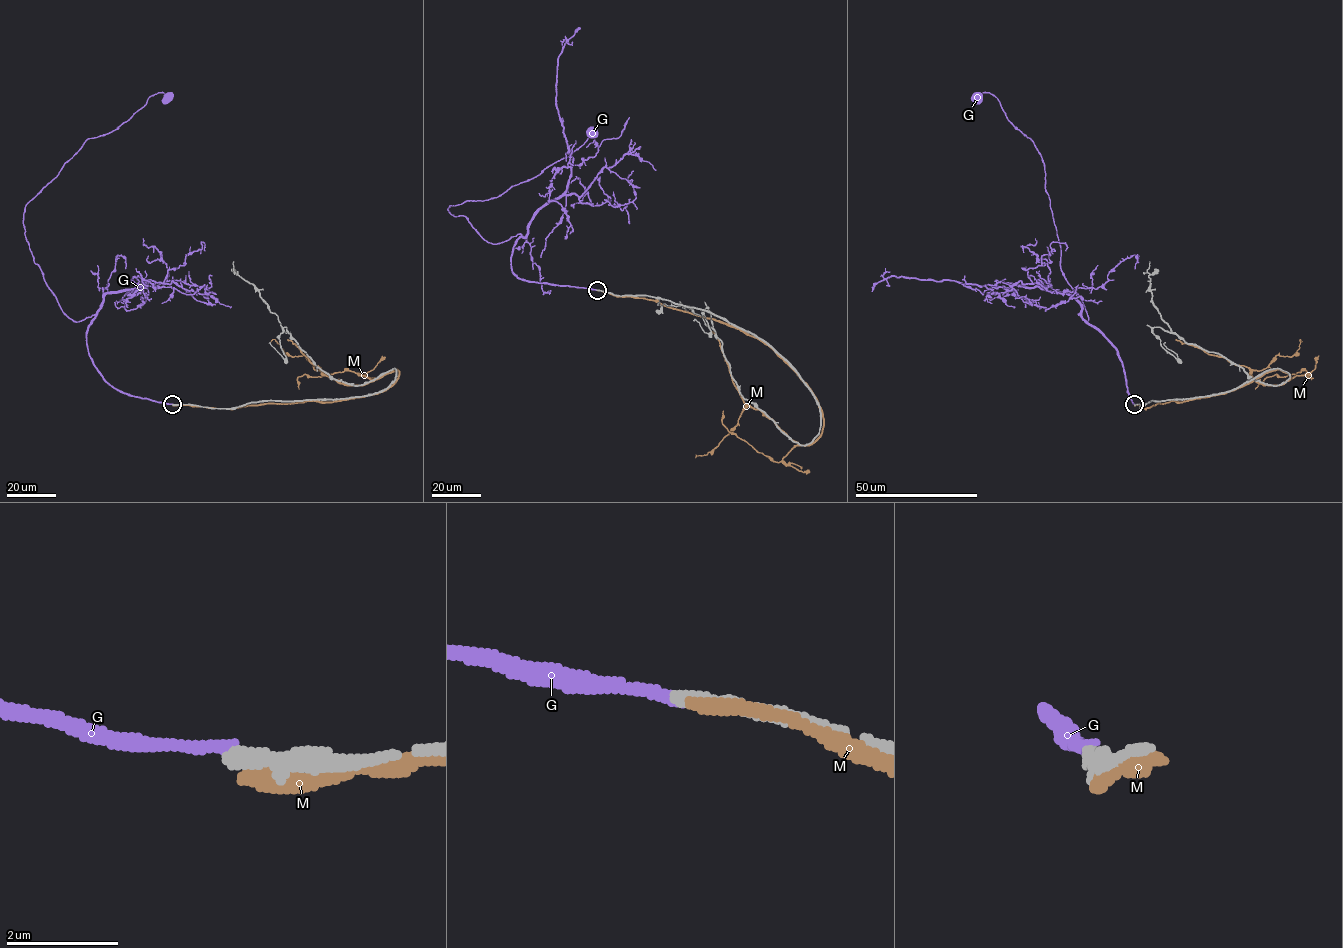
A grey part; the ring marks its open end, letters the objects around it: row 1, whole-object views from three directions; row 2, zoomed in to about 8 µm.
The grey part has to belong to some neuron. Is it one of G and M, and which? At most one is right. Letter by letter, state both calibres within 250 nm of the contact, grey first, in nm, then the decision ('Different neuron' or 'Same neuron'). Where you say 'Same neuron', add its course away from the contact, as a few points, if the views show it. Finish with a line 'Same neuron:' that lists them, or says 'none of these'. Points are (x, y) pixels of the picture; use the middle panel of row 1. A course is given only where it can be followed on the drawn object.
G: Thickness 320 nm (grey) against 200 nm. Same neuron. Its course: (597, 290), (521, 279), (510, 259), (521, 234), (488, 242), (448, 210), (528, 181), (591, 131)
M: Thickness 280 nm (grey) against 240 nm. Different neuron
Same neuron: G

